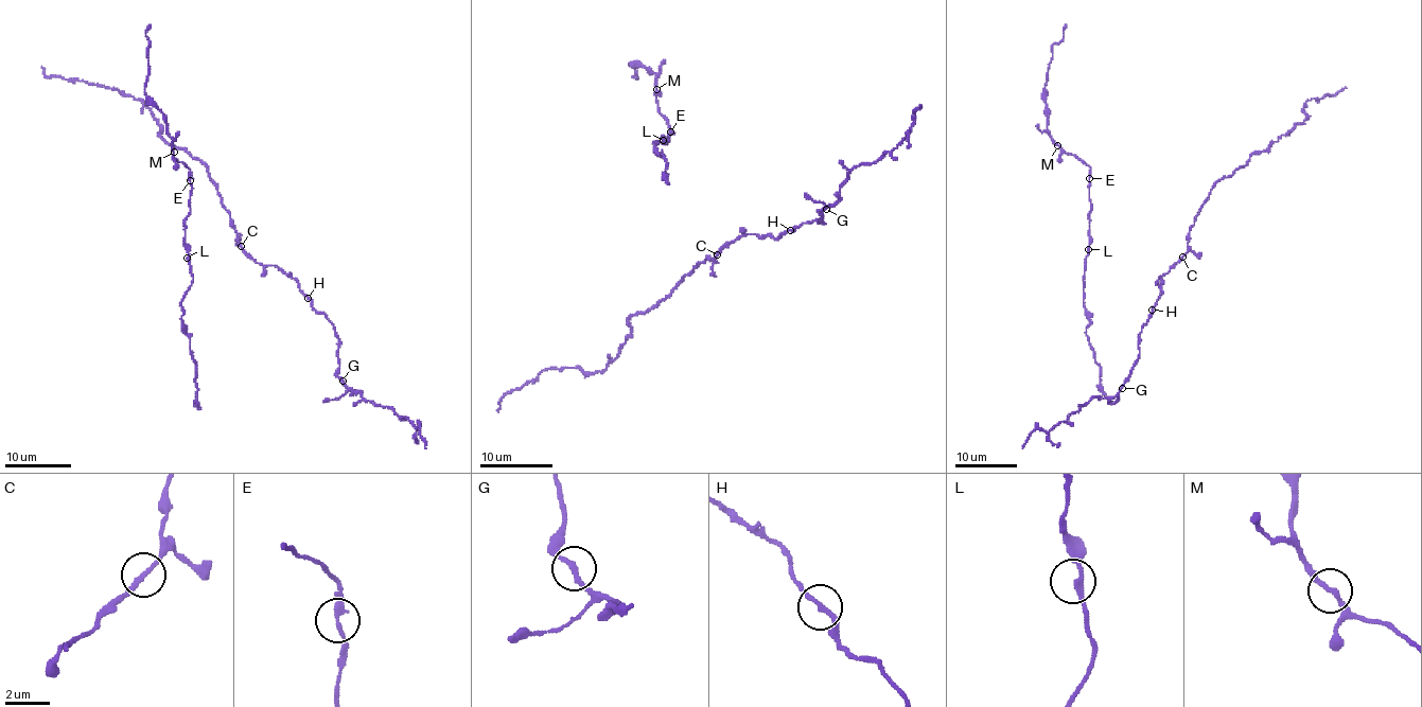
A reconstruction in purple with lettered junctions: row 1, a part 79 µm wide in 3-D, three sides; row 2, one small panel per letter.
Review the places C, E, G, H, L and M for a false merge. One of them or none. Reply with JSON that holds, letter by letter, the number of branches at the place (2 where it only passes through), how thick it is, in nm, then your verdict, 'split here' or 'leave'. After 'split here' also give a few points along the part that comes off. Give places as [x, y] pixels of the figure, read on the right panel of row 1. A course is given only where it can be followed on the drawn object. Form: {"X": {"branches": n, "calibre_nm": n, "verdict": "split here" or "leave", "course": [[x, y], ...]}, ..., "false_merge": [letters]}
{"C": {"branches": 2, "calibre_nm": 190, "verdict": "leave"}, "E": {"branches": 2, "calibre_nm": 220, "verdict": "leave"}, "G": {"branches": 2, "calibre_nm": 200, "verdict": "leave"}, "H": {"branches": 2, "calibre_nm": 200, "verdict": "leave"}, "L": {"branches": 2, "calibre_nm": 200, "verdict": "leave"}, "M": {"branches": 2, "calibre_nm": 200, "verdict": "leave"}, "false_merge": []}

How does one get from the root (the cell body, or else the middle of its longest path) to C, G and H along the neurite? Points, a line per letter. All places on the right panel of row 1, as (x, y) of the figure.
C: (1155, 283), (1182, 258)
G: (1155, 283), (1161, 276), (1161, 293), (1152, 316), (1141, 328), (1138, 361), (1122, 388)
H: (1155, 283), (1161, 276), (1161, 293), (1152, 310)

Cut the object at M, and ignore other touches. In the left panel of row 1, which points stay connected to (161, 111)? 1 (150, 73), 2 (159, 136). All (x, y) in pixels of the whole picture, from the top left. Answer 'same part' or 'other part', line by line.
1: same part
2: other part

